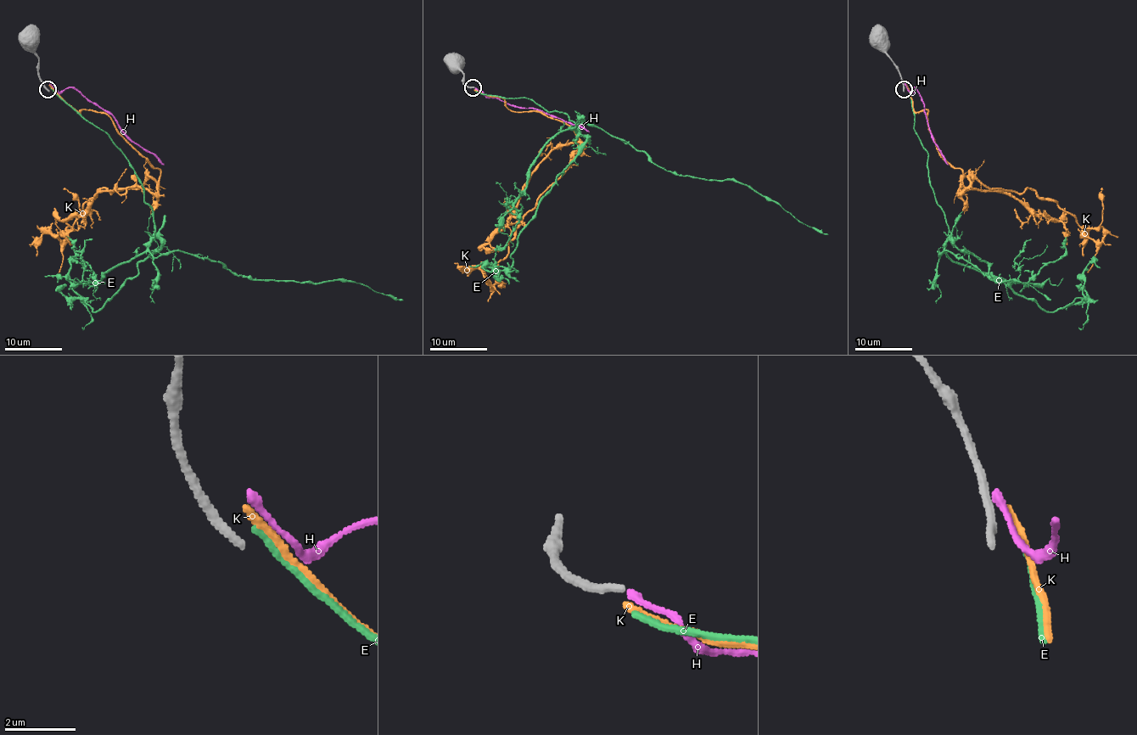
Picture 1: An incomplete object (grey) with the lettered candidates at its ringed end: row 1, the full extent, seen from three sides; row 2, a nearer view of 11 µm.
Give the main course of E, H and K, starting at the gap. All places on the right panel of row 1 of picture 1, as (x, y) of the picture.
E: (907, 89), (949, 227), (940, 257), (949, 251), (995, 283), (1028, 284), (1050, 300)
H: (904, 85), (911, 92), (914, 87), (921, 98), (932, 138), (949, 165)
K: (907, 86), (963, 184), (1030, 188), (1082, 227), (1100, 227), (1099, 241), (1084, 234), (1083, 255)

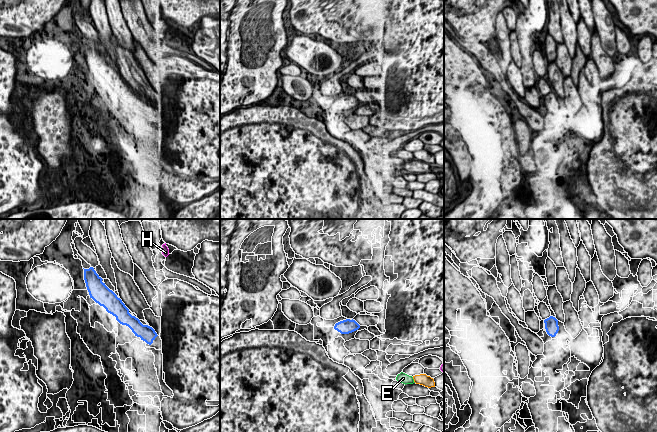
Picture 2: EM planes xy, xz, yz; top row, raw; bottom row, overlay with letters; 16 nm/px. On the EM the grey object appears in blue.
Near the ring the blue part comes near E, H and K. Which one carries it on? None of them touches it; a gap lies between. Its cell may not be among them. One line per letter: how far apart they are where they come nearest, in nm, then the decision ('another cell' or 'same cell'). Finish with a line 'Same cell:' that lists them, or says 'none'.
E: 950 nm | another cell
H: 1000 nm | another cell
K: 1150 nm | another cell
Same cell: none

